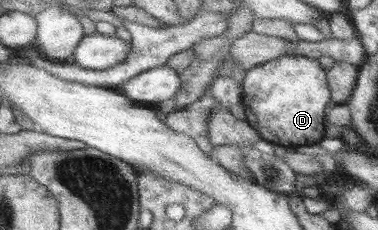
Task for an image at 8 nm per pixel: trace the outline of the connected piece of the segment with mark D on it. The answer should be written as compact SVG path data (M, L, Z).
M285 55L246 72L242 87L242 105L246 120L262 135L262 139L286 148L315 150L327 129L325 105L329 89L325 69L317 59L303 55Z

